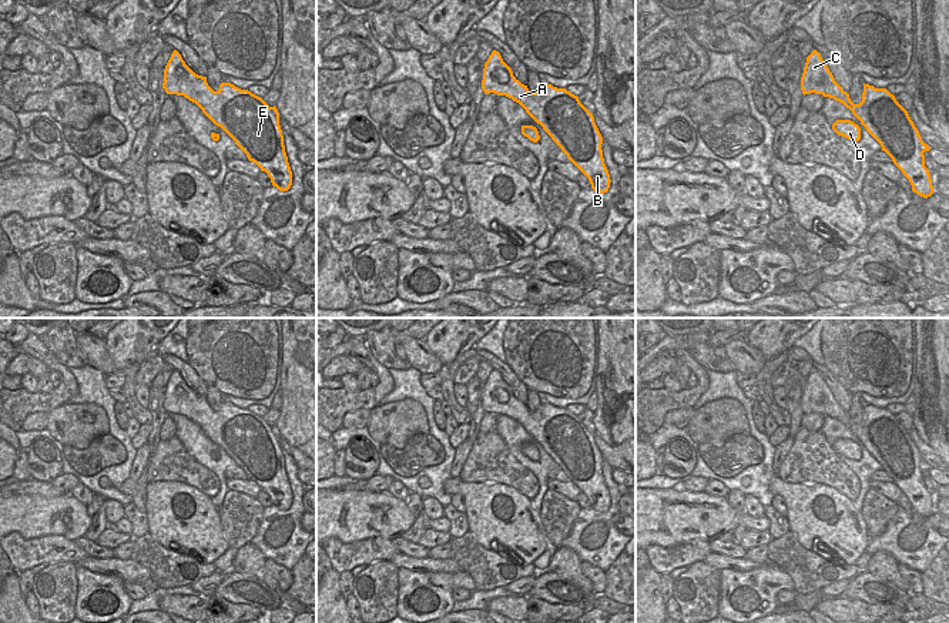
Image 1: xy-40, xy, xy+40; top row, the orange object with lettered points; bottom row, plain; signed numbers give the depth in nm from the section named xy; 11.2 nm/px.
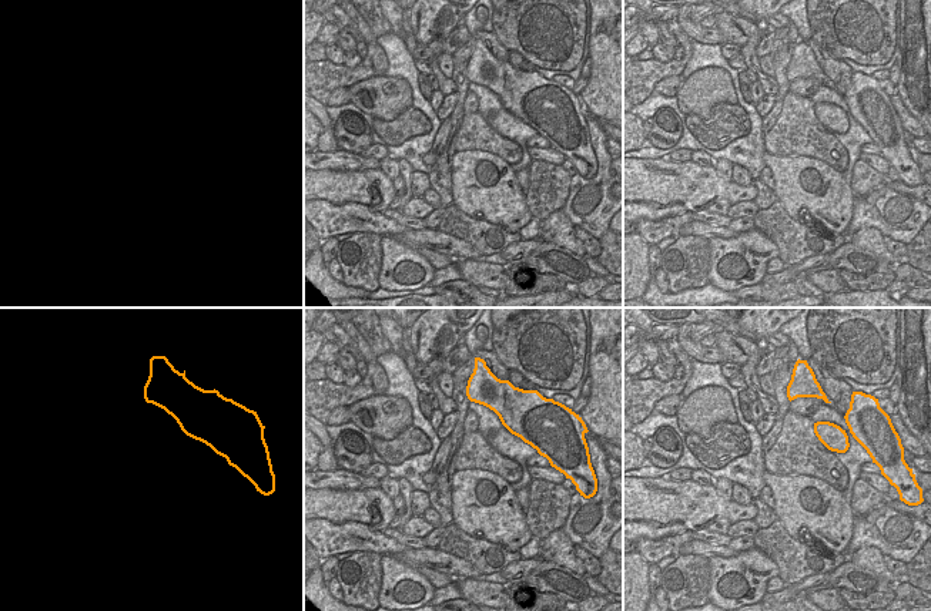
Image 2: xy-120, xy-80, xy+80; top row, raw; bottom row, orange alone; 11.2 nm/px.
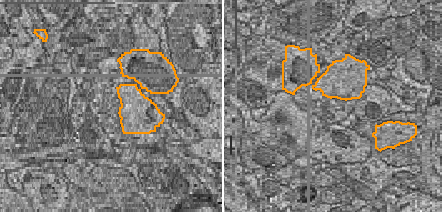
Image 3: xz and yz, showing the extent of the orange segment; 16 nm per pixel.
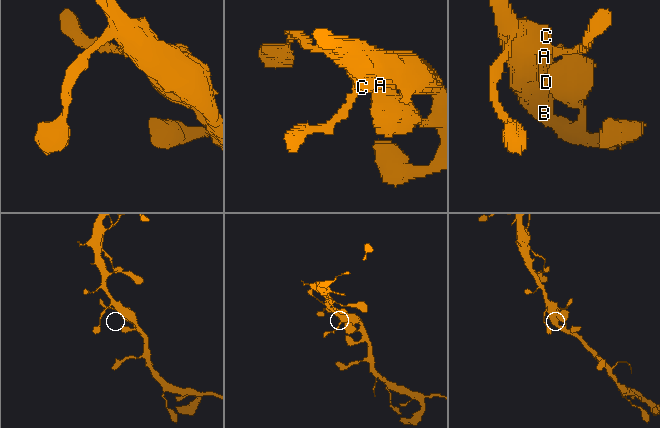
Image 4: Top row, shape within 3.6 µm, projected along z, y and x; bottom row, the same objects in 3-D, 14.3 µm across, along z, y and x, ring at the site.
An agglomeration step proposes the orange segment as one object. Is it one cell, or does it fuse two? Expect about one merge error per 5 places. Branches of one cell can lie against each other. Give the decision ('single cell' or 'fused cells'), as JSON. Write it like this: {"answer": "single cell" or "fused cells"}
{"answer": "single cell"}

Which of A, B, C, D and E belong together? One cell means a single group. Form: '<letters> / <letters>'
A B C D E

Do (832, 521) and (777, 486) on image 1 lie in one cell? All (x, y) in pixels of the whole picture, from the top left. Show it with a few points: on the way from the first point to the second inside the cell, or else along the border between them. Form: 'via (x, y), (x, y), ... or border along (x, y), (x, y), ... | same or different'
via (818, 513), (814, 513), (791, 492) | same

